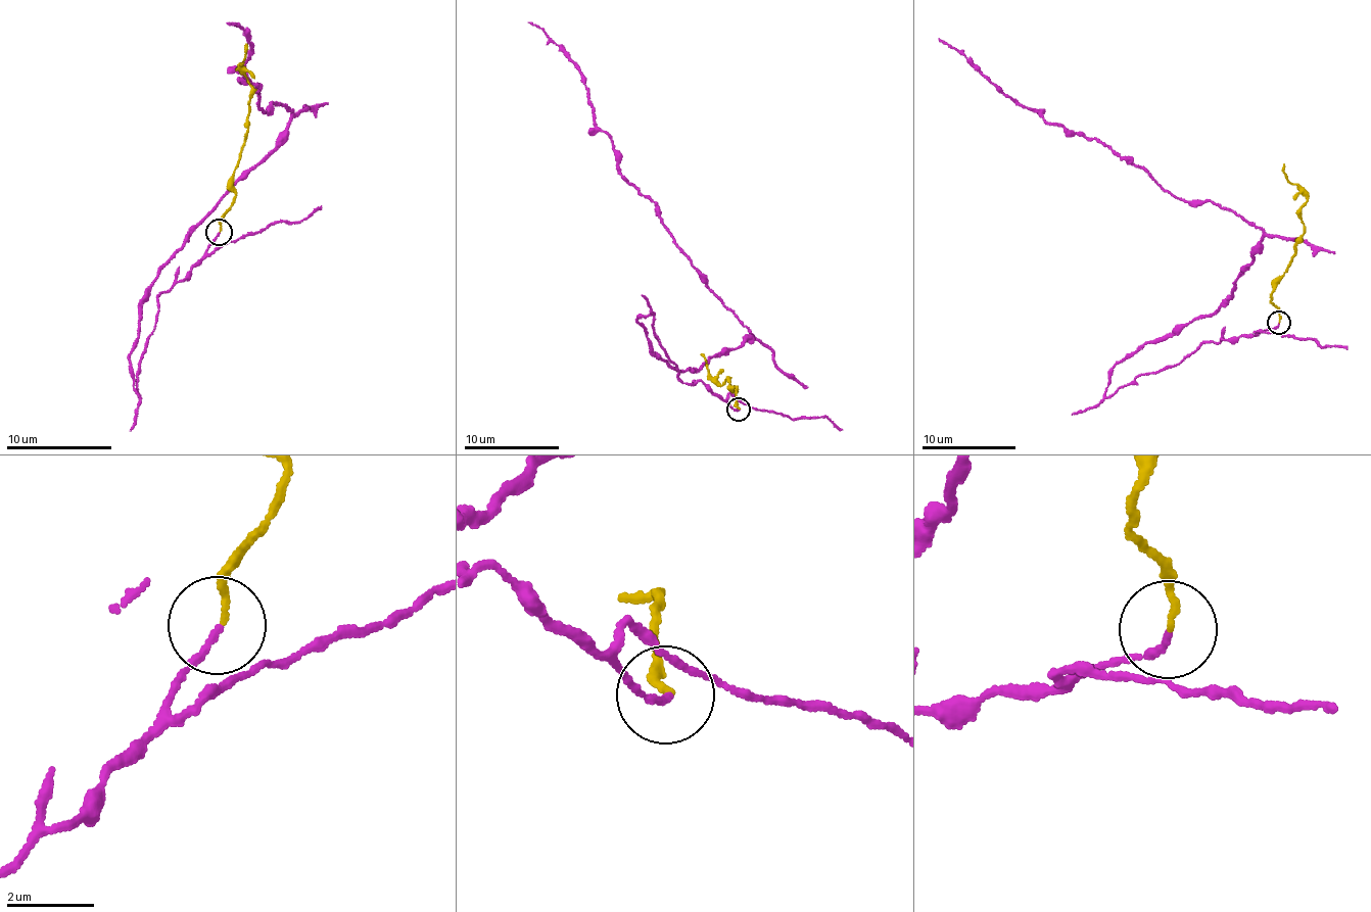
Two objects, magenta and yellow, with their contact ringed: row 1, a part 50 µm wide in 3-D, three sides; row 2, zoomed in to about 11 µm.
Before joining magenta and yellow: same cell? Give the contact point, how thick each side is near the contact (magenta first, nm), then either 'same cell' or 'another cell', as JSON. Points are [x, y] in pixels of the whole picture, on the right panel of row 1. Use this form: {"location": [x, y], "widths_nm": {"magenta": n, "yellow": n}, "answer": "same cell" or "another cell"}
{"location": [1279, 323], "widths_nm": {"magenta": 130, "yellow": 140}, "answer": "another cell"}

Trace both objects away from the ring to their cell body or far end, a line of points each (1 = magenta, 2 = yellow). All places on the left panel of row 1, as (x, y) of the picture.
1: (218, 232), (160, 295), (137, 392), (138, 312), (292, 113), (266, 111), (239, 80), (253, 43), (226, 21)
2: (221, 231), (221, 217), (232, 205), (235, 193), (232, 179), (249, 114), (250, 85), (242, 62), (246, 43)

